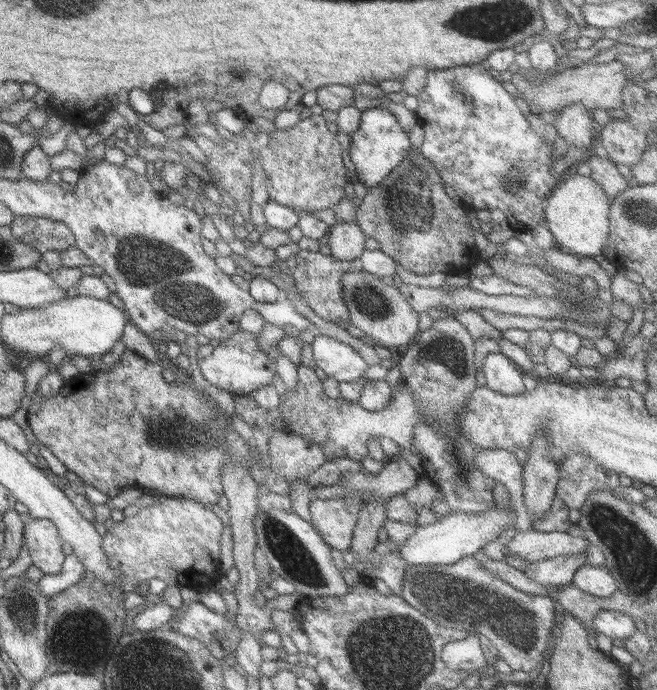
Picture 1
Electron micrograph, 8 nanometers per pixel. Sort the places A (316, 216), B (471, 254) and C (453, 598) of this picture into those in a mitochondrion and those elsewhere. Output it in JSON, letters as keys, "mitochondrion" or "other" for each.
{"A":"other","B":"other","C":"mitochondrion"}

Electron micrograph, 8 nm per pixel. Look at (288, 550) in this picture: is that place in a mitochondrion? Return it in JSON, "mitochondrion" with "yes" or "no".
{"mitochondrion":"yes"}

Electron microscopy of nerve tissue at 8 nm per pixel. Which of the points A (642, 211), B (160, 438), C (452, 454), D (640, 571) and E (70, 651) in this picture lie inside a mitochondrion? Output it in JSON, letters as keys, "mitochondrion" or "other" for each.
{"A":"mitochondrion","B":"mitochondrion","C":"mitochondrion","D":"mitochondrion","E":"mitochondrion"}

